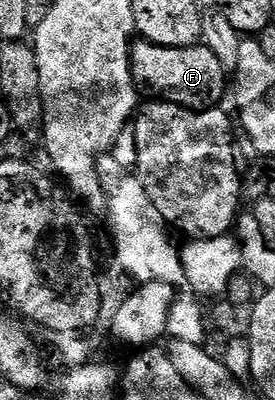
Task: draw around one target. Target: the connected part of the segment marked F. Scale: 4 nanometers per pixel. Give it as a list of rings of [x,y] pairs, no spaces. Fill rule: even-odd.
[[[151,41],[131,42],[131,74],[136,90],[148,93],[148,98],[170,101],[186,109],[213,109],[229,93],[229,70],[205,44],[189,47],[161,47]]]

